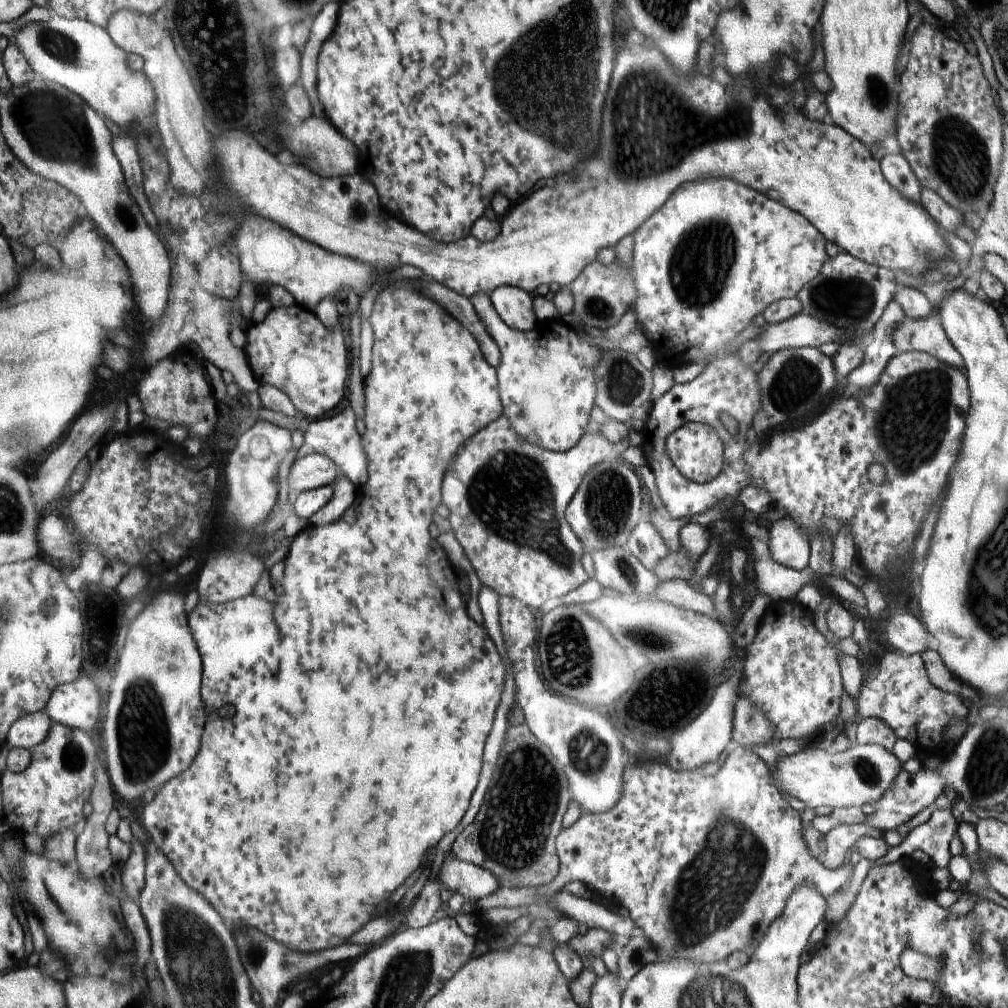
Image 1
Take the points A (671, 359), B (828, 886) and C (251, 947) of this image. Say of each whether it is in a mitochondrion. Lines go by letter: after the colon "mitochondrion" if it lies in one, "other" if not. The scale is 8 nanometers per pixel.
A: other
B: other
C: mitochondrion

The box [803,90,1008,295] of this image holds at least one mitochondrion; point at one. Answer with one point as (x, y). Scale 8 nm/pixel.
(959, 156)

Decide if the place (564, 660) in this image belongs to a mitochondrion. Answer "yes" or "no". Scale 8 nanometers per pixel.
yes

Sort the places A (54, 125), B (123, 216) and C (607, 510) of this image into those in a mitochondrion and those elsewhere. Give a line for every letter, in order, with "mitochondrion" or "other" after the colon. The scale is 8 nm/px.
A: mitochondrion
B: mitochondrion
C: mitochondrion

